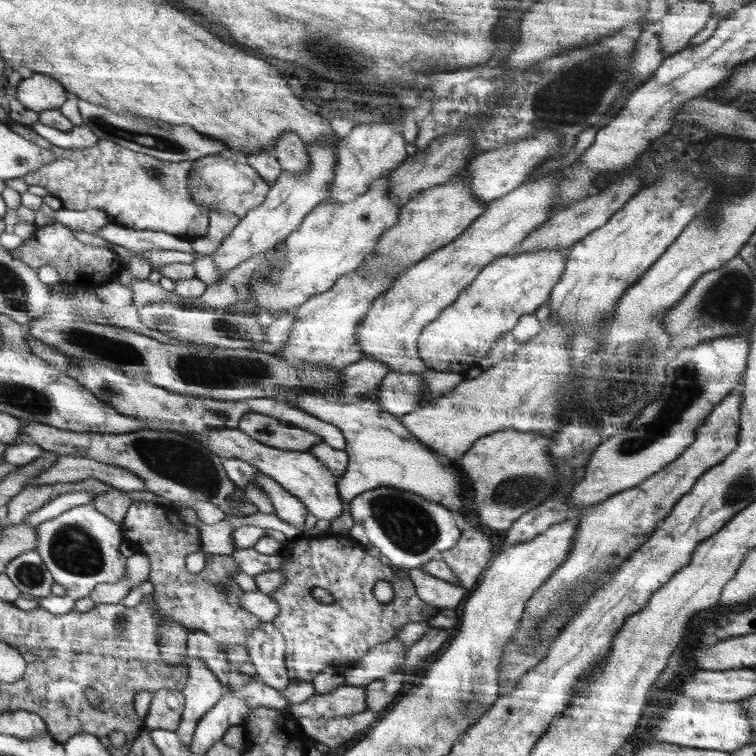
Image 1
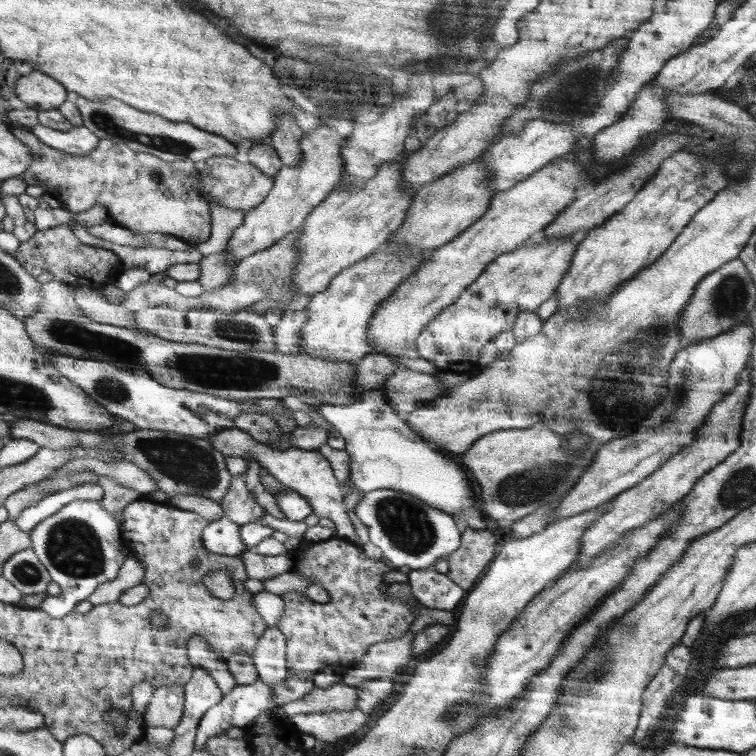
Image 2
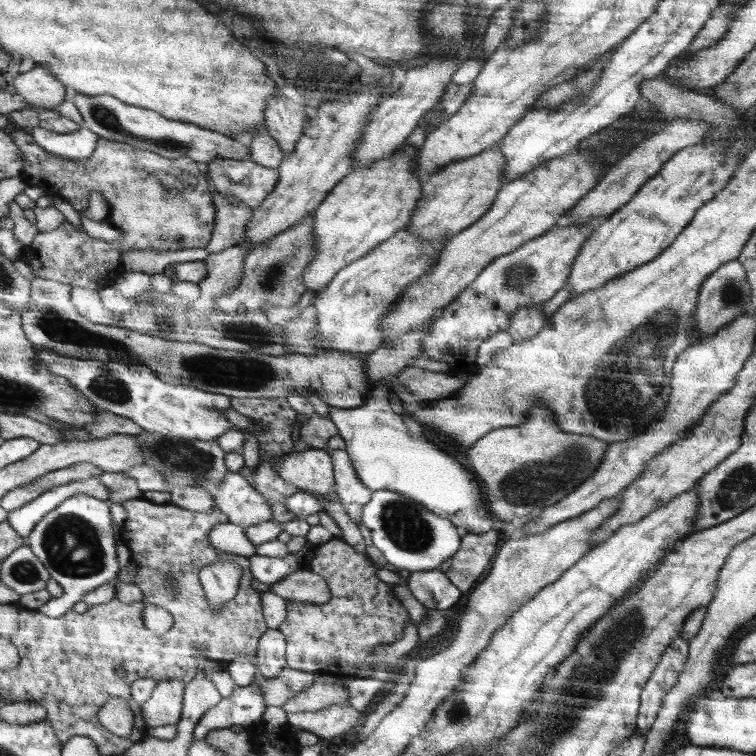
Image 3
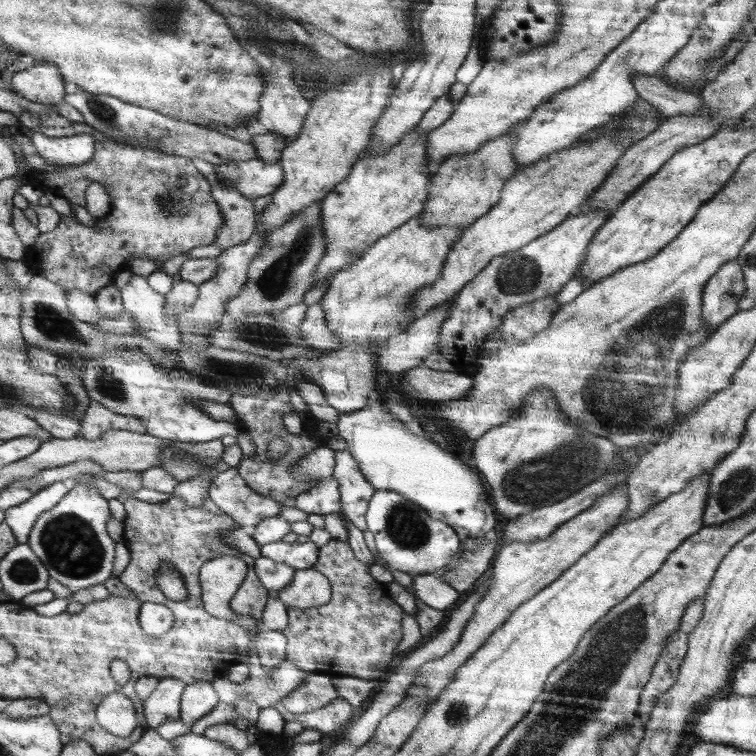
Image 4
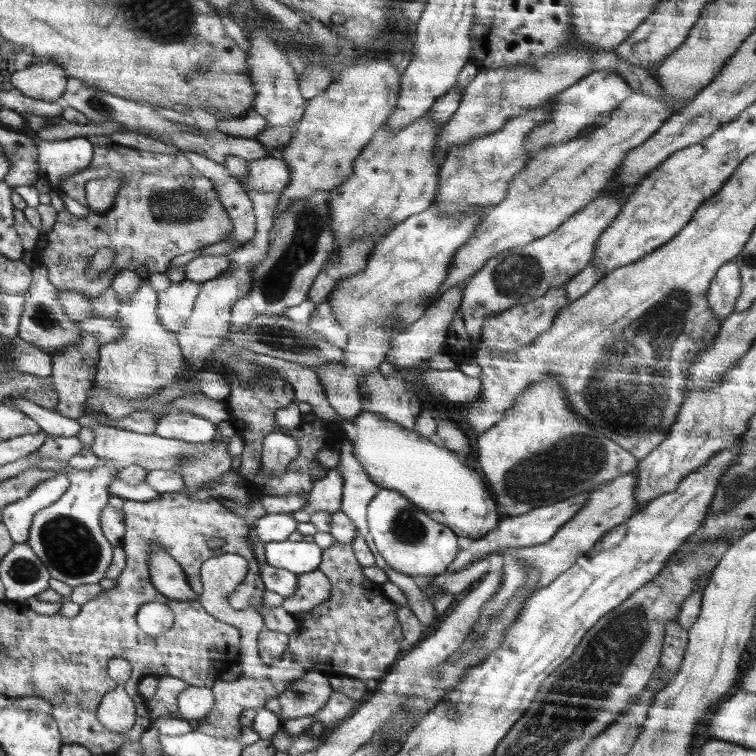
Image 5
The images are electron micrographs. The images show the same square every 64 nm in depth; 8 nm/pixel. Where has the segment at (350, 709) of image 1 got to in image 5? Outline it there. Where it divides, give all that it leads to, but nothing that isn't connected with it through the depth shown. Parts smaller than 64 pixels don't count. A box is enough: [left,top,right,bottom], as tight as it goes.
[271,669,333,751]

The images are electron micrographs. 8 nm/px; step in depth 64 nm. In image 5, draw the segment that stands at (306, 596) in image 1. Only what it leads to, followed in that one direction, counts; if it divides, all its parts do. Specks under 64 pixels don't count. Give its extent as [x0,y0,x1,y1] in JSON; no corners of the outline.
[286,541,402,681]

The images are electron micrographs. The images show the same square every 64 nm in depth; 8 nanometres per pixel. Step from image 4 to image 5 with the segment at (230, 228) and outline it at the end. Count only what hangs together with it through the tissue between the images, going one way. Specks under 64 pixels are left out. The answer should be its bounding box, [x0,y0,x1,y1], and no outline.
[111,131,256,244]

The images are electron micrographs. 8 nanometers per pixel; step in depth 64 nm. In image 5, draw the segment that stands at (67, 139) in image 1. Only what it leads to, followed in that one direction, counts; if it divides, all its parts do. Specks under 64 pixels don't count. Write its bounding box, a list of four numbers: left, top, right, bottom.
[37,137,96,218]

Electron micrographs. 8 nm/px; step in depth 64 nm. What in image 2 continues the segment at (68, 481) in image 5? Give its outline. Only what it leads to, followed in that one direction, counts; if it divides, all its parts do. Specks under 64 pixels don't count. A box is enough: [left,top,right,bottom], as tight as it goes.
[17,482,105,532]

